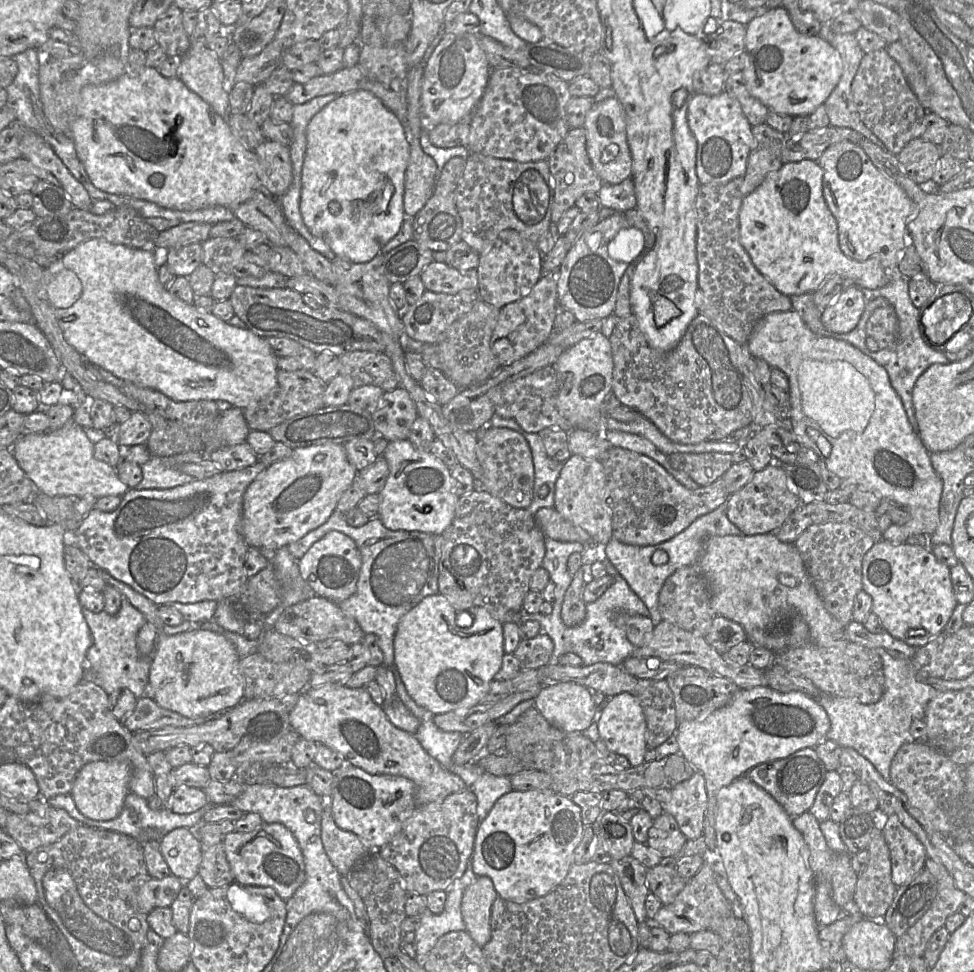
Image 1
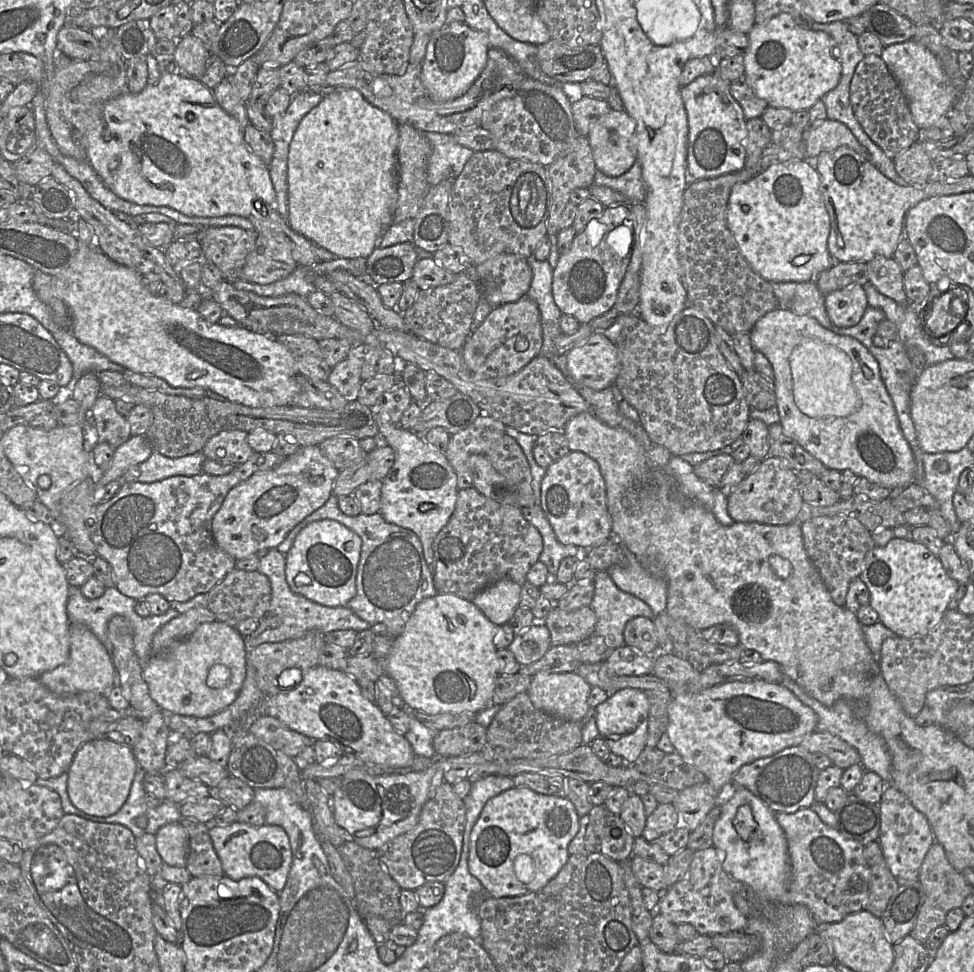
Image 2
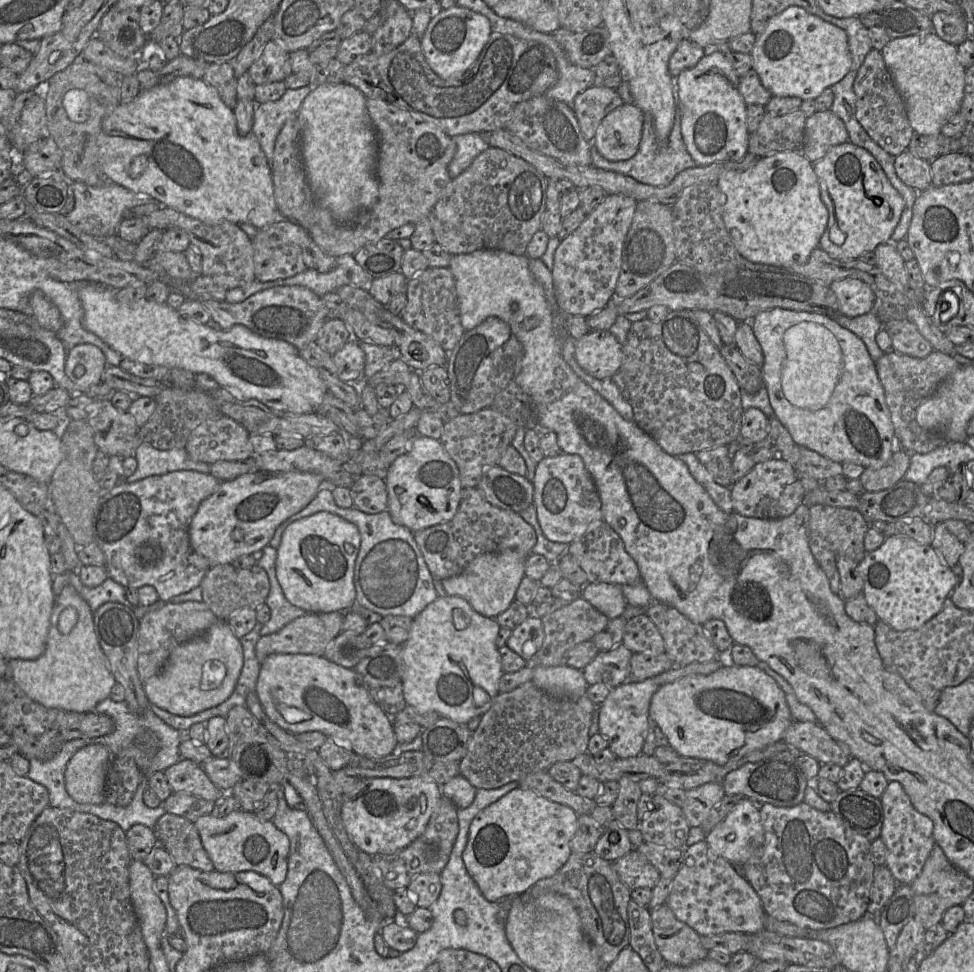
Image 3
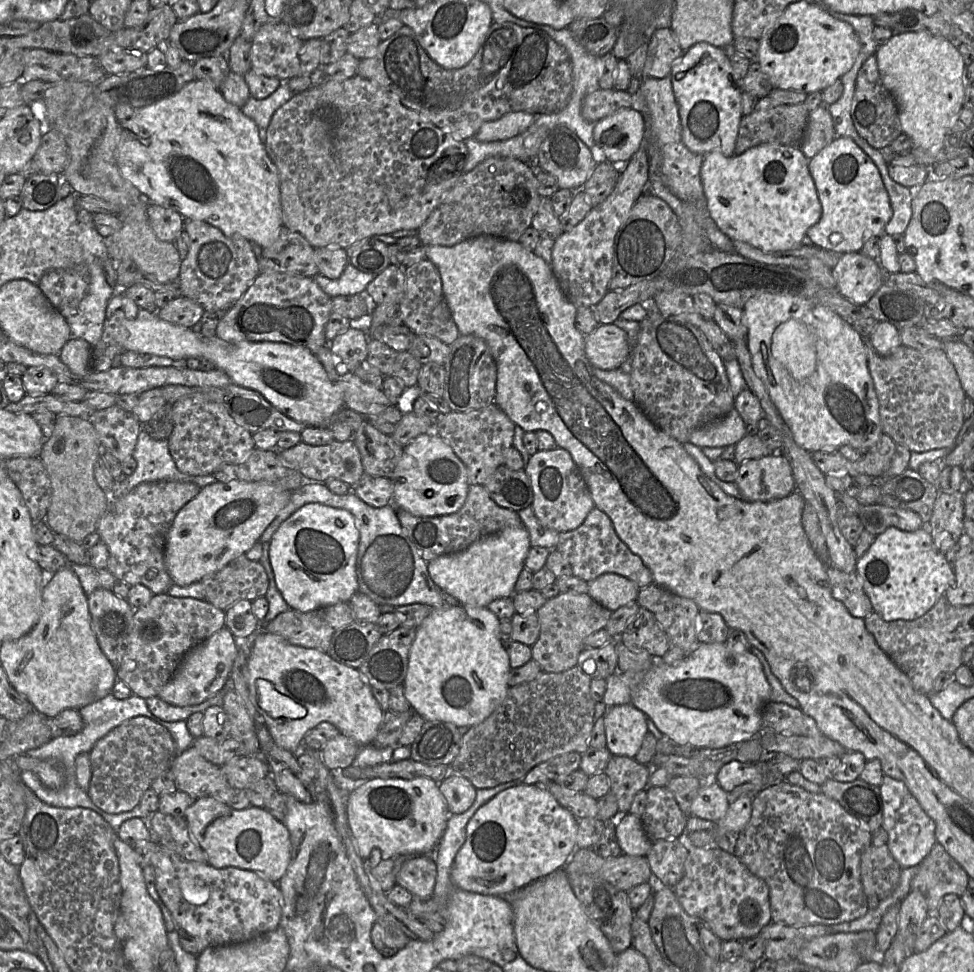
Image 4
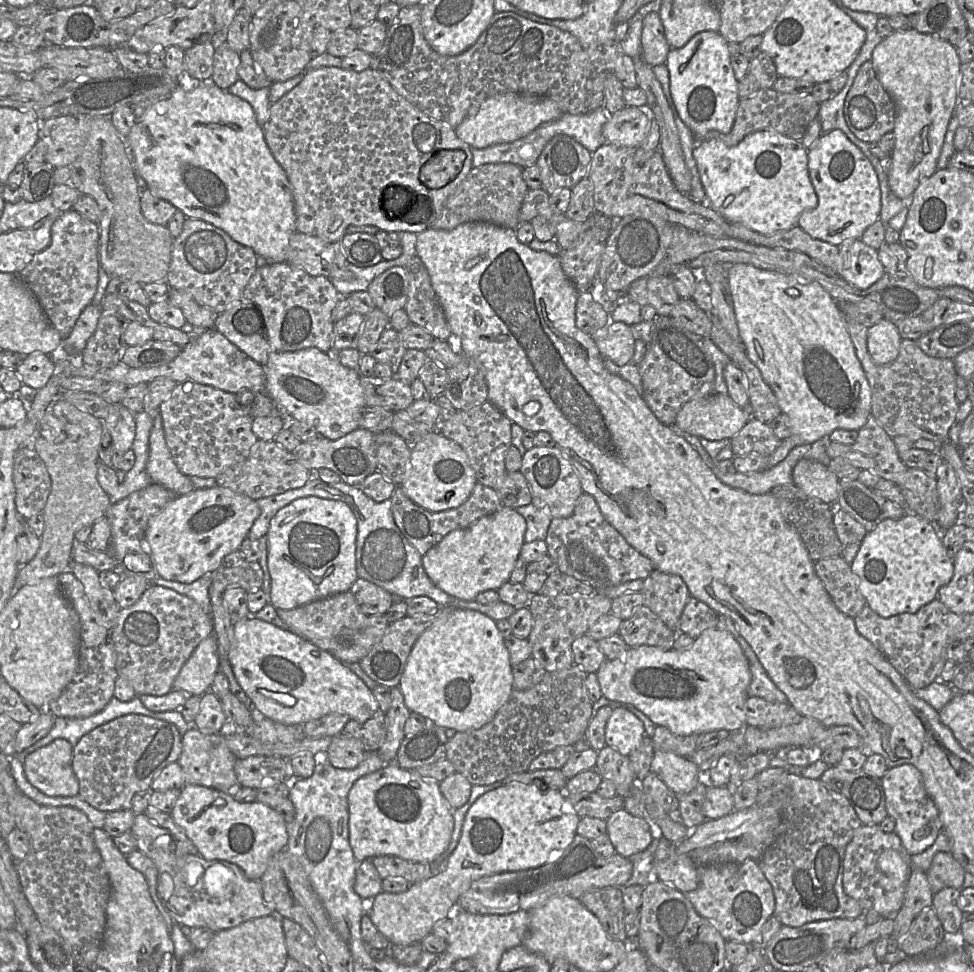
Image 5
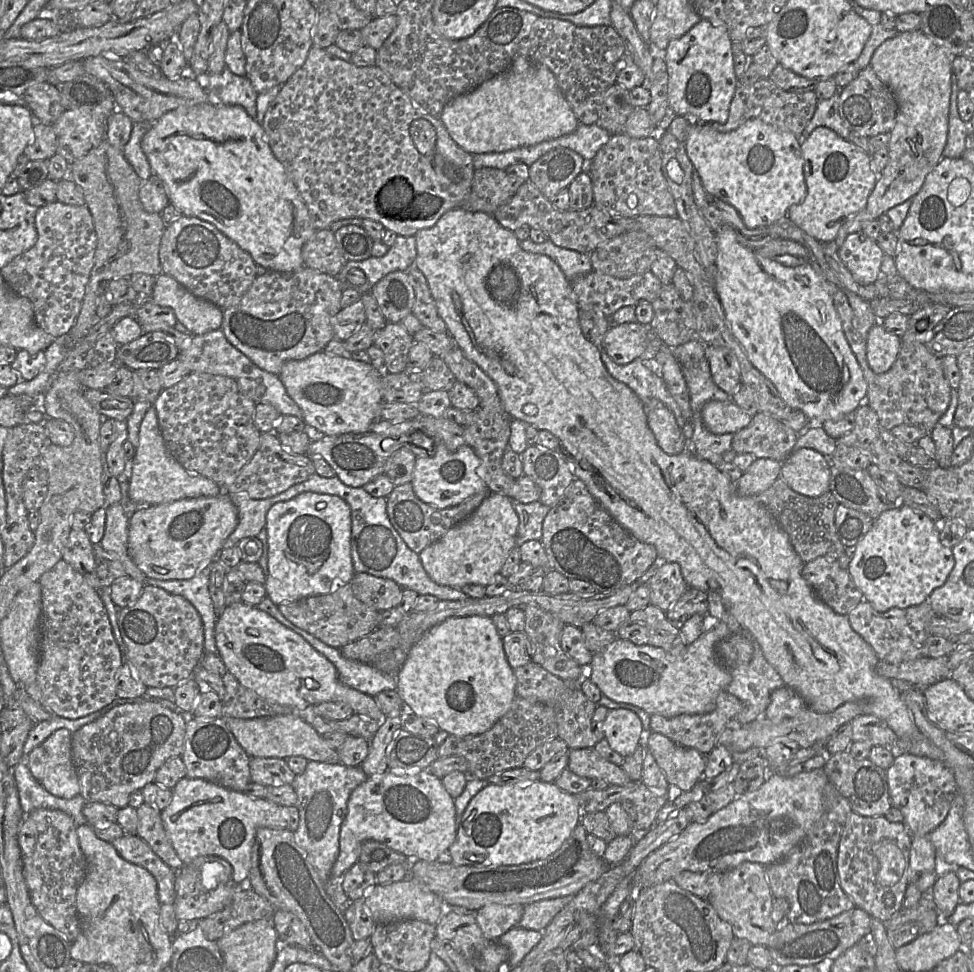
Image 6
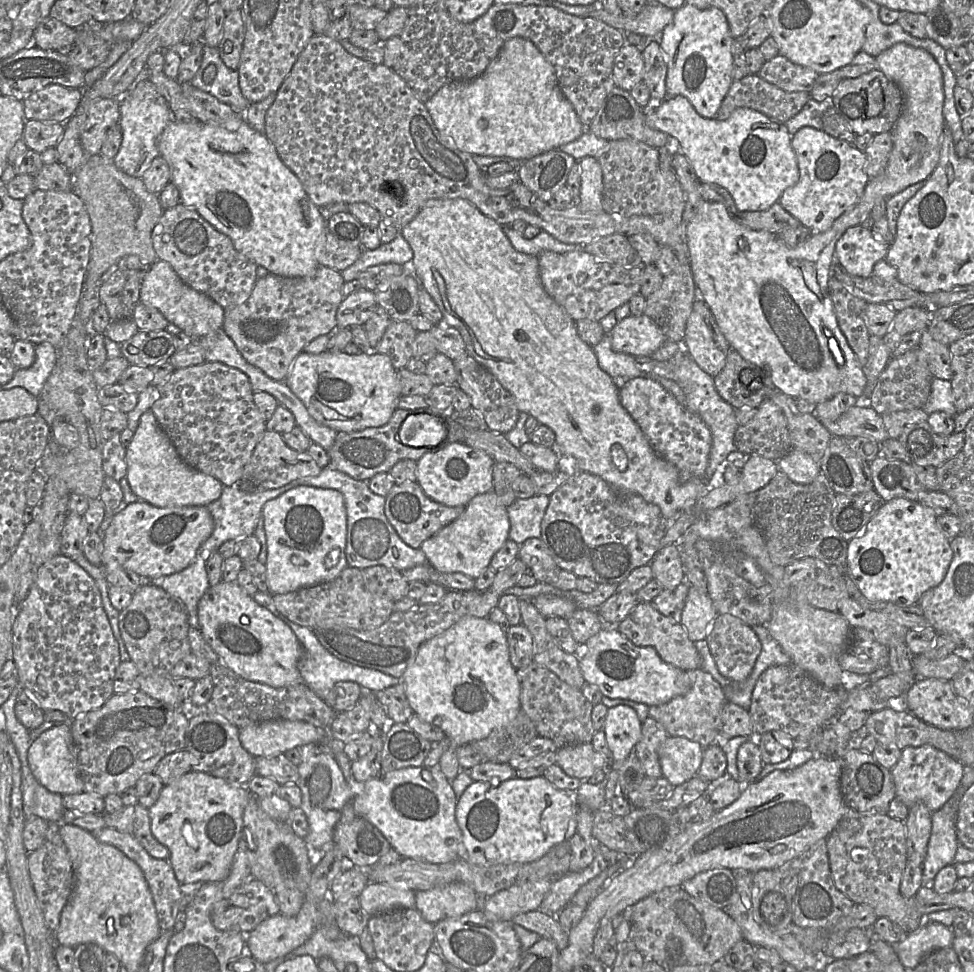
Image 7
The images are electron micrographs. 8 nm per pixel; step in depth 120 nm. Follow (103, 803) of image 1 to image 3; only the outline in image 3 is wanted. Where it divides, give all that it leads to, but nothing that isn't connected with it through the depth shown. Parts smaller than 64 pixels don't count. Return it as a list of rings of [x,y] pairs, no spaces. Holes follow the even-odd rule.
[[[91,745],[79,750],[65,772],[68,795],[80,804],[104,803],[108,765],[109,751],[105,746]]]

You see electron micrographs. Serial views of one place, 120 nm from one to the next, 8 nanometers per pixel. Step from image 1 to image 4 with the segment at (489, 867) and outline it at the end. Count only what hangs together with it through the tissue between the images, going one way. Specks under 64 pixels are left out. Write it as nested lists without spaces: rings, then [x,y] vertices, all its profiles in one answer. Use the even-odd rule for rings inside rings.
[[[519,784],[501,791],[482,805],[466,826],[466,840],[451,868],[451,880],[460,889],[503,896],[562,869],[576,847],[578,819],[561,806],[544,785]]]

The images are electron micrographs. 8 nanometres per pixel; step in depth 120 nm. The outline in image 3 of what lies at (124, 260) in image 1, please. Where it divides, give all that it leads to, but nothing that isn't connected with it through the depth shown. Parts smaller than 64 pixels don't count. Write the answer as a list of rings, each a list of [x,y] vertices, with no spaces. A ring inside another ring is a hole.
[[[85,284],[79,290],[79,298],[84,311],[85,329],[97,335],[123,358],[144,364],[184,369],[194,374],[206,373],[239,399],[256,399],[273,409],[295,414],[316,412],[328,392],[317,369],[310,366],[299,355],[298,349],[289,342],[264,338],[243,325],[234,325],[226,330],[214,329],[183,318],[176,309],[167,304],[146,299],[132,305],[123,304],[116,299],[115,290],[101,284]]]

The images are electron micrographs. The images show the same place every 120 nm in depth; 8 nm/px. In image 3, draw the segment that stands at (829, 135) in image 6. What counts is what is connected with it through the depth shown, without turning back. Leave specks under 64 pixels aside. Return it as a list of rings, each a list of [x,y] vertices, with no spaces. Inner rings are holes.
[[[848,141],[832,147],[821,160],[812,164],[819,181],[821,199],[829,214],[819,248],[832,258],[851,260],[875,251],[880,244],[891,242],[905,202],[866,149]]]

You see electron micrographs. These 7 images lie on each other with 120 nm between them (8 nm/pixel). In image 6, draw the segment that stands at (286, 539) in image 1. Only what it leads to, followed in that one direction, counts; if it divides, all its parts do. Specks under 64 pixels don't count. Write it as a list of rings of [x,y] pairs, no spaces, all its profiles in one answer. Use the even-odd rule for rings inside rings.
[[[228,493],[151,505],[129,518],[128,550],[136,566],[159,580],[186,580],[219,557],[226,539],[238,525],[238,510]]]

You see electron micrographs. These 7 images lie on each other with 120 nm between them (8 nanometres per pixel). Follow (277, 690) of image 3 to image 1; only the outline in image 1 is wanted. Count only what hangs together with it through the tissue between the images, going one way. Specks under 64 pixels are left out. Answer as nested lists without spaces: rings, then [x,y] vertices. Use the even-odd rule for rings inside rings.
[[[327,683],[319,687],[307,687],[299,694],[299,699],[289,715],[292,729],[302,738],[316,744],[325,745],[344,756],[352,765],[372,775],[393,775],[405,777],[416,785],[415,802],[417,806],[442,800],[450,794],[467,789],[465,782],[456,774],[445,769],[421,746],[413,734],[394,726],[388,719],[384,708],[376,704],[370,694],[362,688]]]

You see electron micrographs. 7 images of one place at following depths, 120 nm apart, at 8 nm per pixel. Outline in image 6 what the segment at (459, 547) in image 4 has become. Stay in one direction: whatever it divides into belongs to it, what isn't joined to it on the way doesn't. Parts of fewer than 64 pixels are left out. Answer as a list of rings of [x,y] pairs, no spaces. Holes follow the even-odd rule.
[[[409,482],[395,486],[389,494],[387,514],[407,546],[419,554],[427,546],[440,539],[453,526],[470,516],[490,493],[489,490],[484,490],[456,506],[439,509],[420,500],[413,491],[412,483]]]

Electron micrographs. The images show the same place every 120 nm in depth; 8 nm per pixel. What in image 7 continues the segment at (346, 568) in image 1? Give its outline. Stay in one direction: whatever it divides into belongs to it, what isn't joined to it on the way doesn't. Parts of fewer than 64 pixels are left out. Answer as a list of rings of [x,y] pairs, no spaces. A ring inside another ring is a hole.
[[[296,486],[267,501],[263,506],[262,516],[267,544],[266,578],[271,595],[331,581],[348,567],[345,554],[347,514],[343,494],[338,490]]]

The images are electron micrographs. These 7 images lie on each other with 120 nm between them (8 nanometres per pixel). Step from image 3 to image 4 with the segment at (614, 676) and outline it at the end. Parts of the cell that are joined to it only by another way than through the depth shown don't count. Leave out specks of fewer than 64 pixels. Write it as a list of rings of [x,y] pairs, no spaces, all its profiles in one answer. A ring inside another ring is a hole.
[[[614,640],[600,648],[584,649],[579,653],[577,665],[582,671],[592,678],[606,679],[615,673],[618,666],[618,656],[615,650],[615,644],[619,640]]]

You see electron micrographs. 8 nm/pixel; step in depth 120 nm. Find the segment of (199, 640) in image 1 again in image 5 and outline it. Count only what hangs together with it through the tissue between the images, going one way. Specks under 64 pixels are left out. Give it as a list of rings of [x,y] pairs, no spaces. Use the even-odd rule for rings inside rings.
[[[212,634],[199,643],[183,665],[173,683],[173,690],[201,696],[211,690],[219,670],[218,642],[215,634]]]

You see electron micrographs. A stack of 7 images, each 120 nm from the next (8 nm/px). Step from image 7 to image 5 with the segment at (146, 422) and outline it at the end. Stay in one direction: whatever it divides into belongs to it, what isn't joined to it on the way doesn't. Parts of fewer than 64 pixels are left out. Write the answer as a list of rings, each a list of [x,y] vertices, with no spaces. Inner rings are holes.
[[[159,412],[153,418],[146,469],[152,483],[164,486],[177,496],[186,495],[195,490],[190,478],[180,471],[171,455]]]

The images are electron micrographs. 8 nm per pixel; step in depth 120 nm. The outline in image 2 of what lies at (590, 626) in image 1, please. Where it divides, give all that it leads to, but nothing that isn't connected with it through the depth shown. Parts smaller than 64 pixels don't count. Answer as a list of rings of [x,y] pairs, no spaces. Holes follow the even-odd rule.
[[[597,571],[593,584],[594,597],[589,606],[596,614],[597,623],[592,635],[602,636],[607,646],[617,649],[625,645],[624,628],[631,619],[643,616],[654,620],[655,616],[651,608],[636,596],[620,590],[607,571]]]

